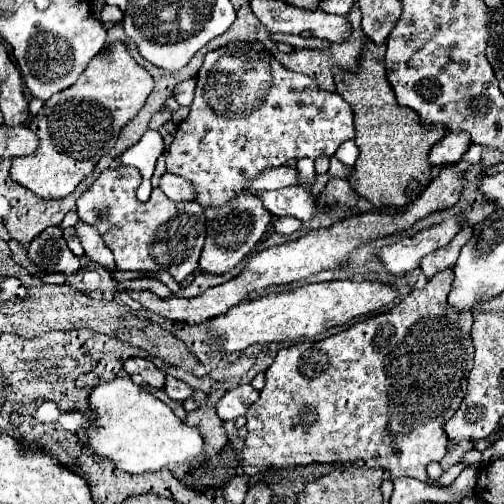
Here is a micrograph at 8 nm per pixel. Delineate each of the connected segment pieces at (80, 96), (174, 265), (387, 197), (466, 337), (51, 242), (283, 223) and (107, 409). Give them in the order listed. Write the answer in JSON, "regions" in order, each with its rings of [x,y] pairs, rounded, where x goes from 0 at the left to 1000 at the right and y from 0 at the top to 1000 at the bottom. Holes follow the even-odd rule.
{"regions":[[[[242,83],[218,87],[210,107],[194,107],[175,127],[143,175],[91,198],[83,218],[60,238],[56,250],[79,274],[79,290],[67,306],[24,317],[24,357],[83,397],[115,397],[143,385],[183,345],[194,317],[226,294],[246,246],[278,222],[302,175],[302,151],[270,127],[250,91]]],[[[242,327],[232,335],[206,337],[198,353],[155,393],[155,429],[163,440],[151,444],[151,464],[159,472],[159,484],[171,508],[183,520],[210,532],[214,540],[329,536],[341,544],[345,556],[361,560],[373,544],[381,544],[393,532],[393,512],[409,464],[405,413],[397,413],[391,399],[341,401],[333,397],[333,389],[325,389],[325,381],[317,381],[317,373],[302,377],[294,401],[278,401],[270,397],[276,367],[278,343],[266,331]],[[373,421],[381,421],[381,429],[369,429]],[[175,444],[187,448],[198,464]],[[222,504],[230,512],[230,532]]],[[[734,83],[714,111],[714,143],[694,147],[667,135],[667,183],[694,206],[706,242],[706,290],[714,310],[706,317],[706,381],[738,401],[742,413],[798,413],[853,361],[853,294],[877,278],[885,254],[877,246],[837,246],[817,214],[786,202],[766,147],[766,91]]],[[[885,532],[881,540],[869,540],[865,548],[857,548],[857,556],[845,560],[845,567],[837,575],[821,571],[794,603],[786,603],[778,615],[766,615],[758,623],[734,627],[702,647],[694,647],[683,659],[671,659],[663,667],[651,667],[635,679],[595,679],[583,683],[575,690],[560,690],[552,698],[552,706],[544,710],[540,726],[528,734],[528,766],[516,774],[516,790],[508,794],[508,802],[492,813],[488,821],[488,849],[492,849],[492,865],[484,877],[484,893],[480,893],[480,929],[492,944],[504,944],[512,933],[528,929],[528,925],[548,925],[548,929],[571,929],[571,925],[587,925],[587,921],[619,921],[619,917],[651,917],[651,921],[702,921],[710,913],[730,917],[730,925],[746,925],[746,929],[766,929],[774,937],[774,948],[798,948],[798,944],[813,944],[825,948],[833,956],[857,960],[857,964],[877,968],[845,940],[845,925],[861,913],[877,913],[877,905],[885,901],[885,885],[889,885],[889,865],[881,857],[881,841],[889,829],[897,829],[905,821],[905,813],[913,810],[917,790],[925,786],[929,774],[929,746],[940,722],[940,683],[937,683],[937,619],[905,619],[885,587],[893,579],[893,563],[897,563],[897,532]]],[[[115,448],[91,452],[60,480],[56,512],[91,540],[147,544],[159,536],[159,520],[135,496],[135,488],[123,472],[123,452],[115,452]]],[[[560,429],[556,437],[544,440],[544,460],[552,460],[552,464],[579,464],[579,460],[595,456],[595,448],[599,448],[599,437],[587,437],[579,429]]],[[[230,750],[183,770],[179,810],[190,817],[190,833],[179,849],[175,885],[190,901],[222,909],[238,933],[258,940],[310,937],[381,917],[401,901],[409,881],[393,849],[373,845],[337,813],[337,806],[258,750]]]]}

